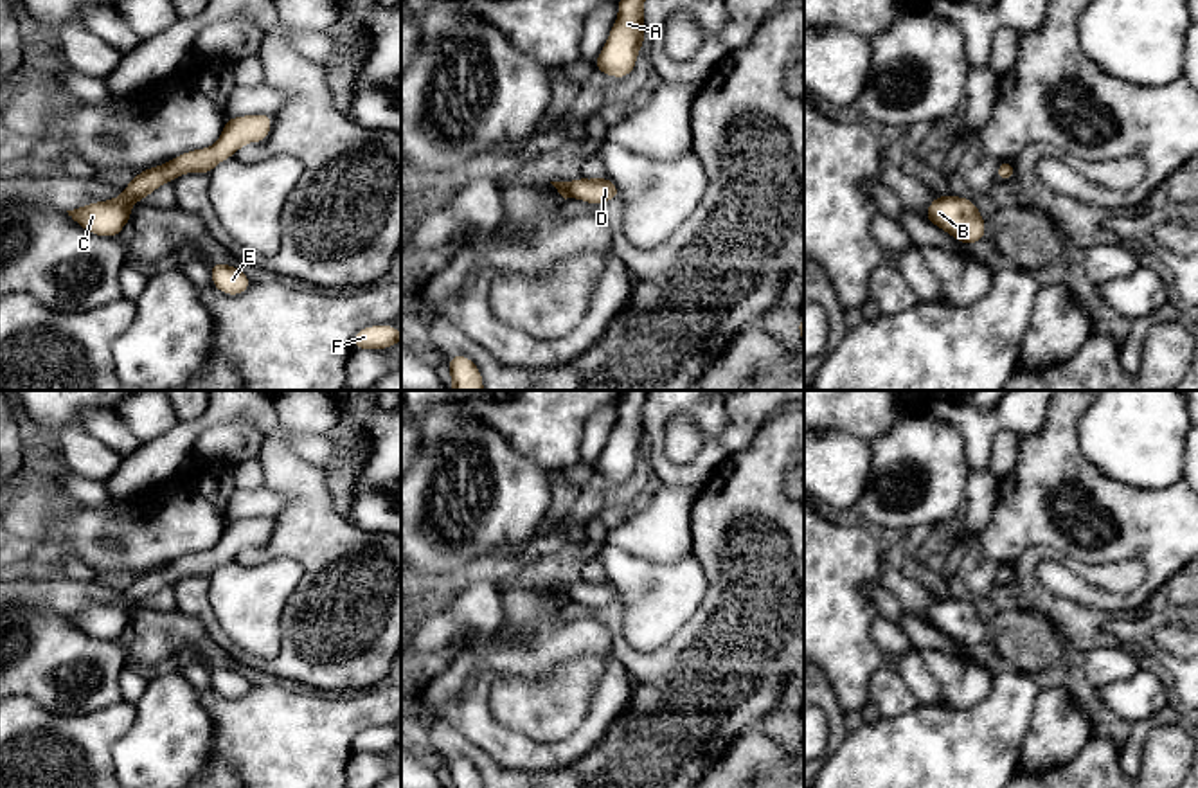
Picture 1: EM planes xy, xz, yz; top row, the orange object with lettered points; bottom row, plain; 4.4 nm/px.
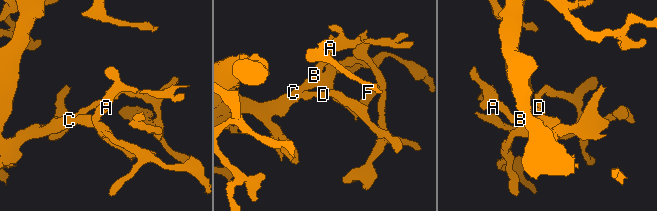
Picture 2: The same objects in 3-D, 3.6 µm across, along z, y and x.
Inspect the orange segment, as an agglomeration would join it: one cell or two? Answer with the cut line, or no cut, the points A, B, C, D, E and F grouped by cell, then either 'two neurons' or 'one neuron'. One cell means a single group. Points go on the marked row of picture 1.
cut none; groups A B C D E F; one neuron

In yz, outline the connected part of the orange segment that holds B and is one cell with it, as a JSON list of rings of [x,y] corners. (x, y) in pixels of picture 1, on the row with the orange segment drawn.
[[[935,196],[926,209],[925,219],[968,246],[986,237],[986,221],[970,198]]]

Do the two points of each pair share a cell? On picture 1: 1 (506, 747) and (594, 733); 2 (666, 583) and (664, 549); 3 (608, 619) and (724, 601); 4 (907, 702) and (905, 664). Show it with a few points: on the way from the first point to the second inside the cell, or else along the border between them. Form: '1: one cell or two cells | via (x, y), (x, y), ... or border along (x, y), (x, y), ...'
1: one cell | via (527, 752), (565, 752), (572, 747)
2: two cells | border along (623, 551), (657, 562), (677, 562), (691, 553)
3: one cell | via (628, 652), (635, 659), (671, 659), (697, 634)
4: two cells | border along (893, 666), (920, 702)

